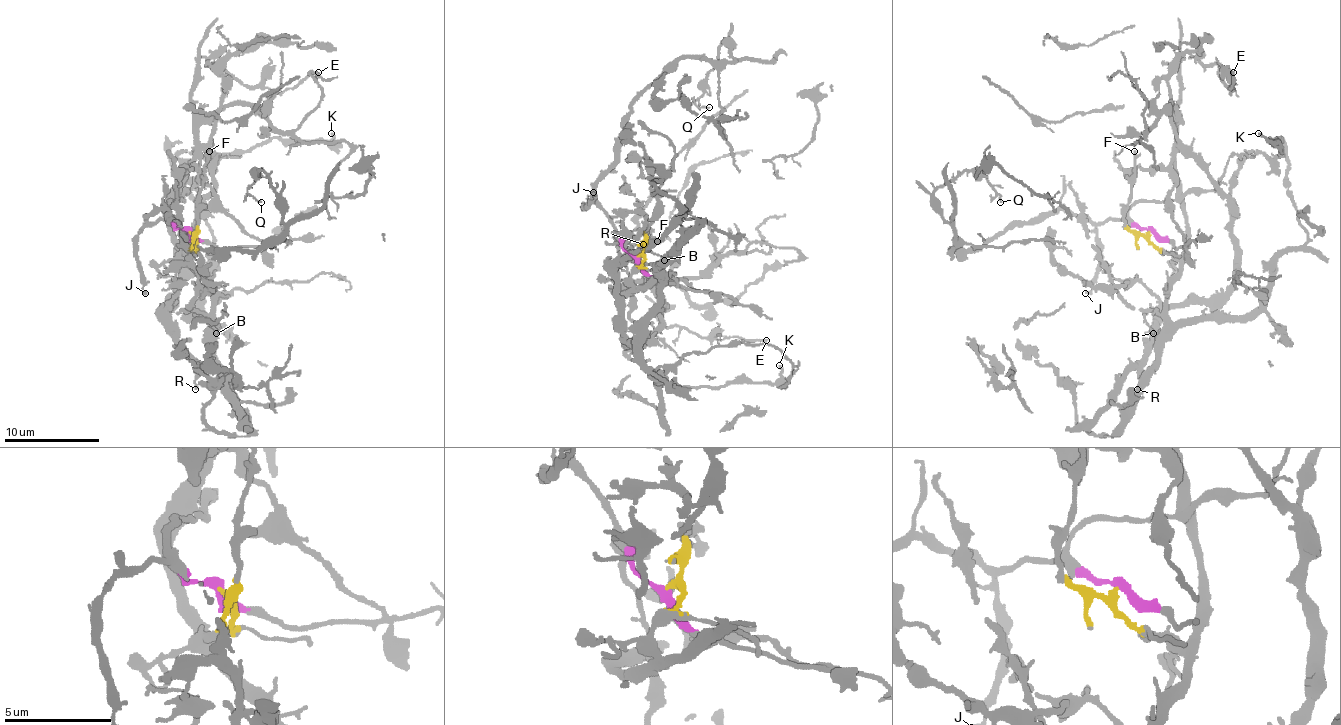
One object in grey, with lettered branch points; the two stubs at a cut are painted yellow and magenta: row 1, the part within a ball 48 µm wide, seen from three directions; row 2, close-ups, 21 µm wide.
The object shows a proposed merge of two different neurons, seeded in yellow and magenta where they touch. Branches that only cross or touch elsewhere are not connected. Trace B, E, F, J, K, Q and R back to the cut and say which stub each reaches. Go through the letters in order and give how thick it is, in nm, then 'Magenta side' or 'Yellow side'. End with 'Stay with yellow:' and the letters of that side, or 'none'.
B: Thickness 200 nm. Yellow side
E: Thickness 170 nm. Yellow side
F: Thickness 240 nm. Yellow side
J: Thickness 200 nm. Magenta side
K: Thickness 170 nm. Yellow side
Q: Thickness 120 nm. Magenta side
R: Thickness 170 nm. Yellow side
Stay with yellow: B, E, F, K, R

